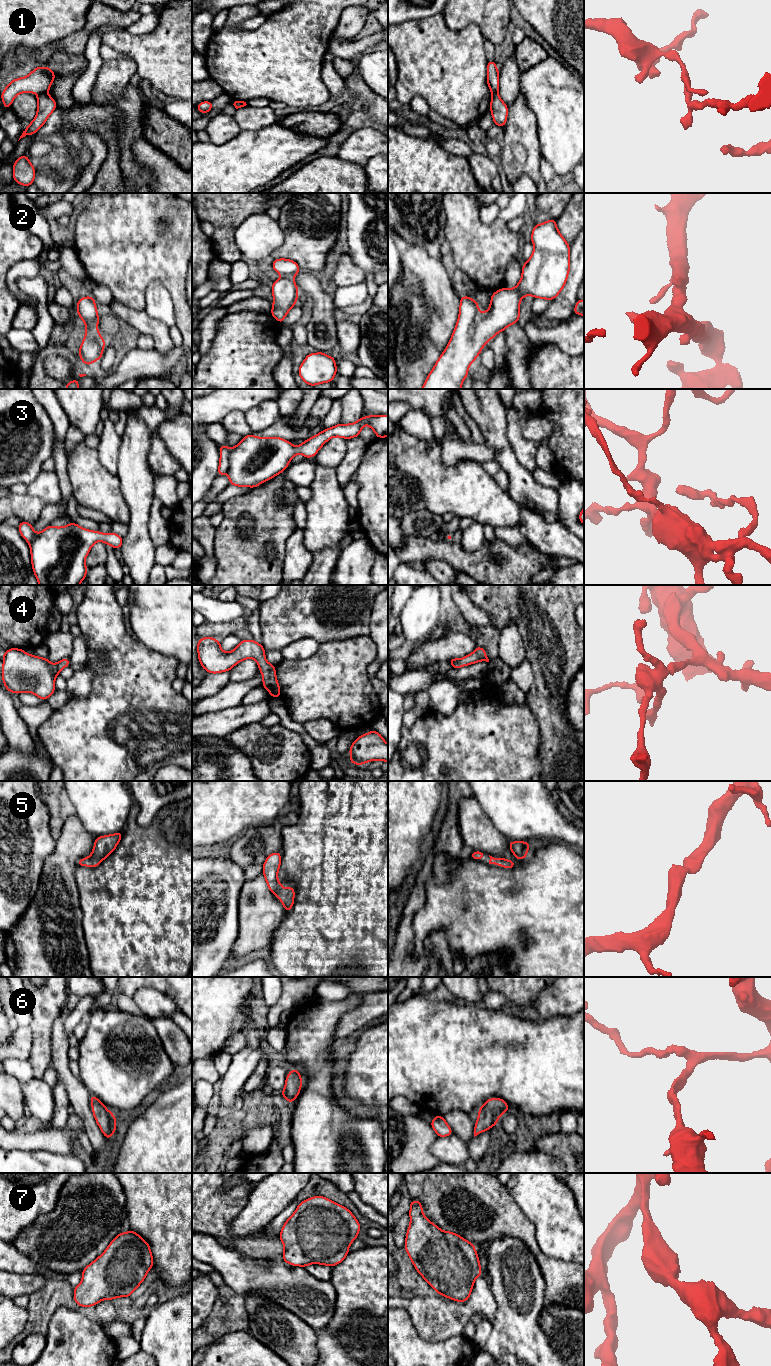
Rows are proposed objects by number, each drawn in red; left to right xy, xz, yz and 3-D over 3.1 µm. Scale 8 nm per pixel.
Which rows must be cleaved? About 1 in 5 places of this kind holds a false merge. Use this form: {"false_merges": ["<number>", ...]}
{"false_merges": ["1"]}

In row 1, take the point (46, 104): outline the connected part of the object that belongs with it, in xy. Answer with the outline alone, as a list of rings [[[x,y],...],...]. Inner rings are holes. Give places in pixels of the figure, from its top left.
[[[38,94],[36,117],[31,123],[29,123],[27,128],[23,131],[19,140],[25,137],[26,135],[33,135],[35,132],[37,132],[44,125],[44,123],[56,107],[57,104],[53,97],[48,94]]]

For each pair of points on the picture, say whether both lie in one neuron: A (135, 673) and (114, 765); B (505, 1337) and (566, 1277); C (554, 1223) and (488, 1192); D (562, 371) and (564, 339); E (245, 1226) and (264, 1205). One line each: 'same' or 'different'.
A: same
B: different
C: different
D: different
E: same

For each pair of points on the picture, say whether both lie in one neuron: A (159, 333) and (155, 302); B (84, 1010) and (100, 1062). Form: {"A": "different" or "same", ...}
{"A": "different", "B": "different"}

